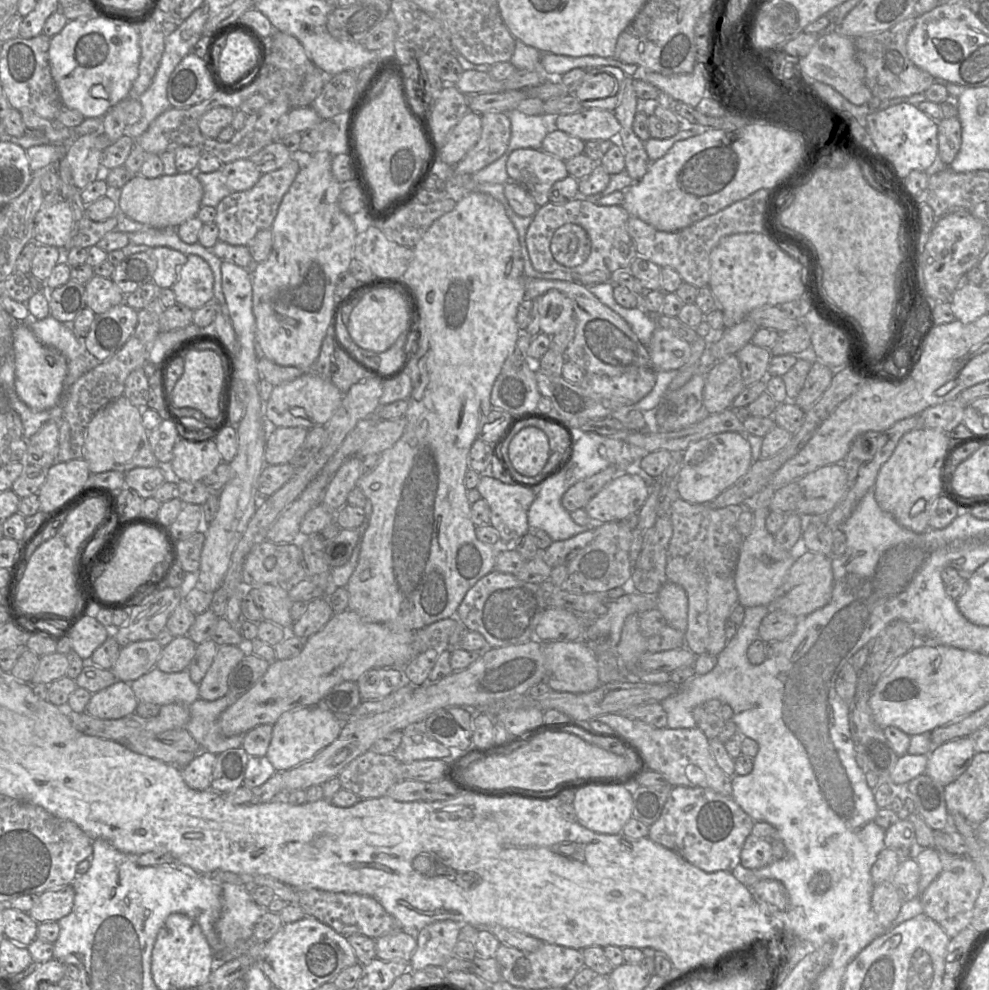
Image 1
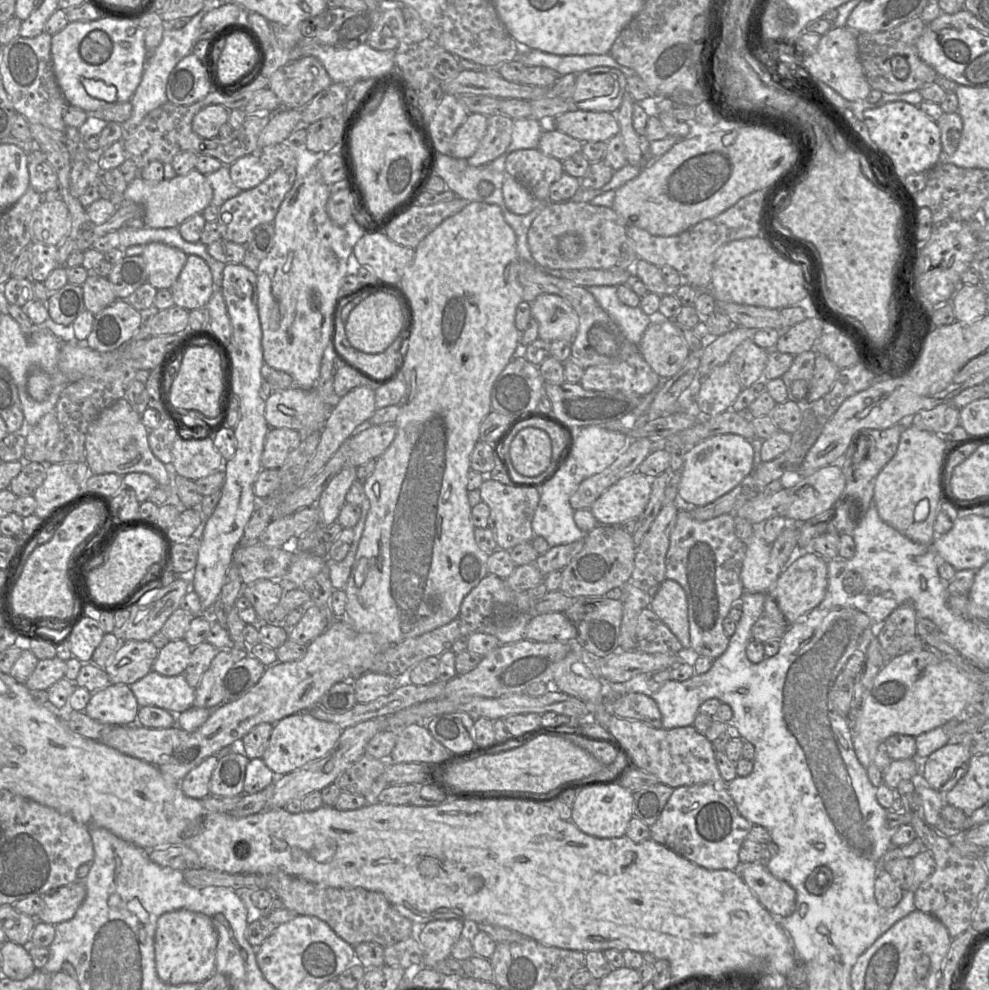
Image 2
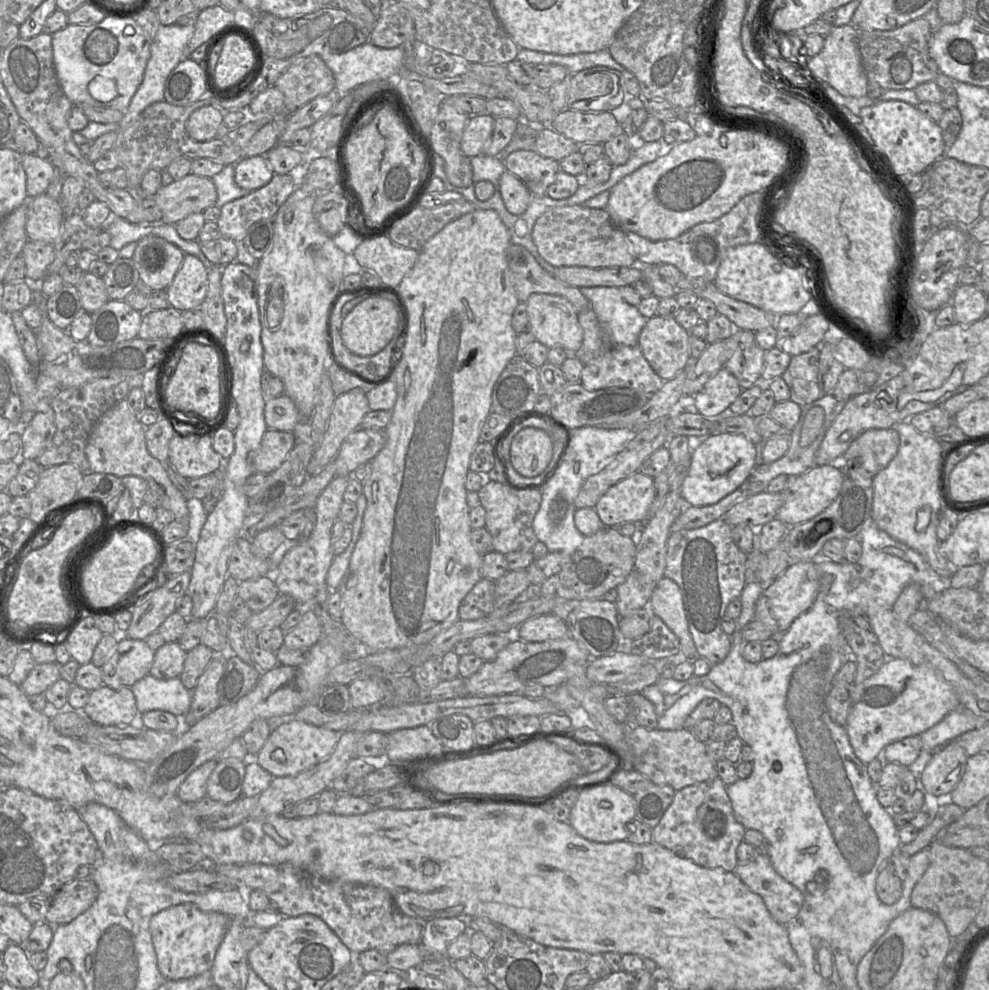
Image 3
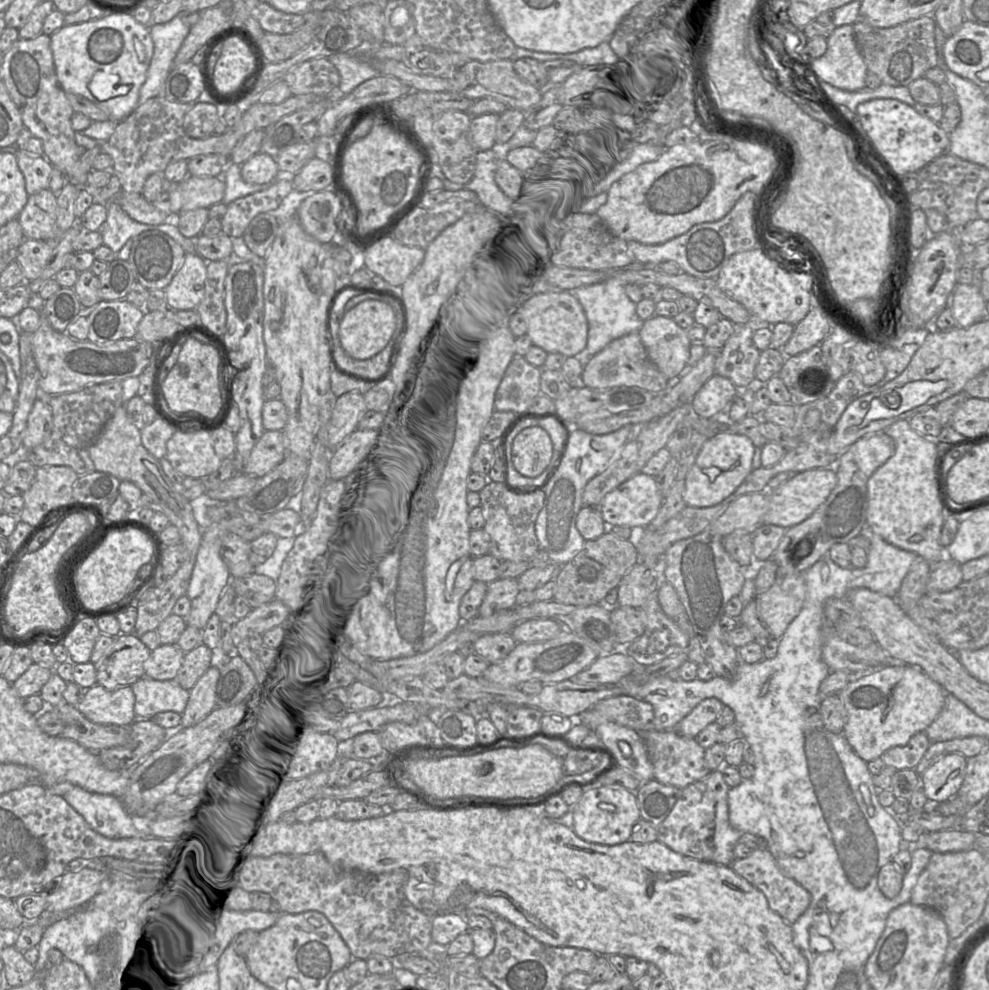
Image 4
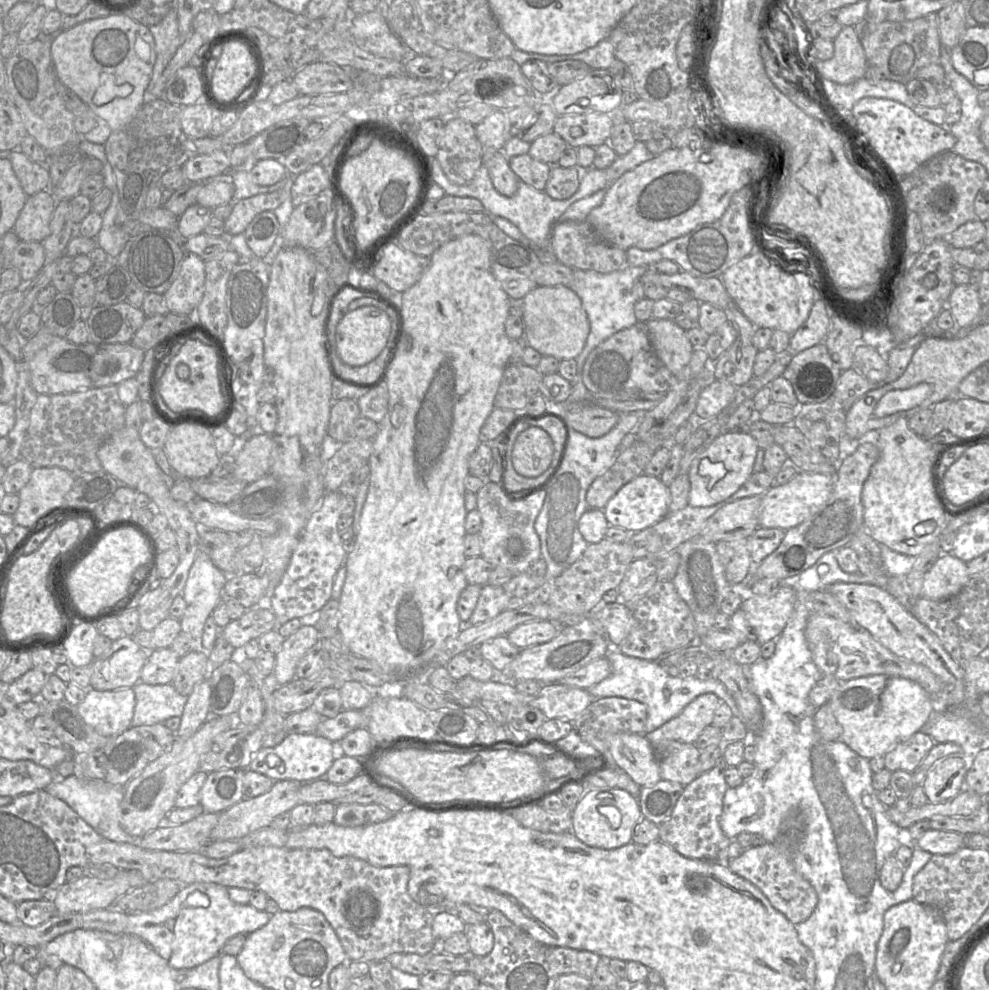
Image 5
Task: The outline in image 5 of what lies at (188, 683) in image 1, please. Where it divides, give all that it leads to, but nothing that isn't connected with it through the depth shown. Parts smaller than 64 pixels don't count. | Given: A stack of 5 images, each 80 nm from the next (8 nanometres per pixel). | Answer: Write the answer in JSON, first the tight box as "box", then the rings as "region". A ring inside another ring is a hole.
{"box":[131,681,187,727],"region":[[[140,681],[133,689],[136,697],[136,706],[131,722],[132,727],[164,723],[169,718],[182,716],[187,696],[180,694],[172,683],[150,685]]]}

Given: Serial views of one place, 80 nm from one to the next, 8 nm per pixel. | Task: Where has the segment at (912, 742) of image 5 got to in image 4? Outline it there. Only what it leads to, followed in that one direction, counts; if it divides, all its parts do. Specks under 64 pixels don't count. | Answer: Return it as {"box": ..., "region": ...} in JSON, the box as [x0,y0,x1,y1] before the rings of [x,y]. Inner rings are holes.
{"box":[881,732,931,770],"region":[[[919,732],[906,745],[888,749],[881,758],[886,766],[897,770],[915,769],[930,745],[931,741],[925,732]]]}

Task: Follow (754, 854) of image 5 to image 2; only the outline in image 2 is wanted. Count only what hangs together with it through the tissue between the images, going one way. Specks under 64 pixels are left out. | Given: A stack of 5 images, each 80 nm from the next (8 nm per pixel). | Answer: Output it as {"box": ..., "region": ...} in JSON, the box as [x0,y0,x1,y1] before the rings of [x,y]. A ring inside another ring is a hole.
{"box":[738,862,795,917],"region":[[[740,862],[738,873],[772,916],[787,917],[794,912],[795,890],[787,882],[774,877],[765,867],[765,862]]]}

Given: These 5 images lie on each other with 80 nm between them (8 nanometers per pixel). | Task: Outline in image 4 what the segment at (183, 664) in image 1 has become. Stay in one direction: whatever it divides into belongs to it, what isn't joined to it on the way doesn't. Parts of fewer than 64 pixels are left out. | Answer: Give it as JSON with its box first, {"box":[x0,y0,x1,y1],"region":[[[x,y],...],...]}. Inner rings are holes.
{"box":[145,644,185,680],"region":[[[177,644],[160,645],[145,663],[145,676],[158,680],[176,680],[185,653]]]}

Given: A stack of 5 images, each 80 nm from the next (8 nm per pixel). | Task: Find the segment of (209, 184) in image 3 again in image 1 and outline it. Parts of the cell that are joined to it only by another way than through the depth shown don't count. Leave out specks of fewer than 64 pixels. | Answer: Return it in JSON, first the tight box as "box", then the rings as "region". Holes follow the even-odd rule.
{"box":[111,172,203,229],"region":[[[195,172],[161,175],[147,179],[135,175],[117,193],[111,193],[116,199],[118,213],[155,229],[177,229],[186,220],[196,217],[201,208],[203,187]]]}

